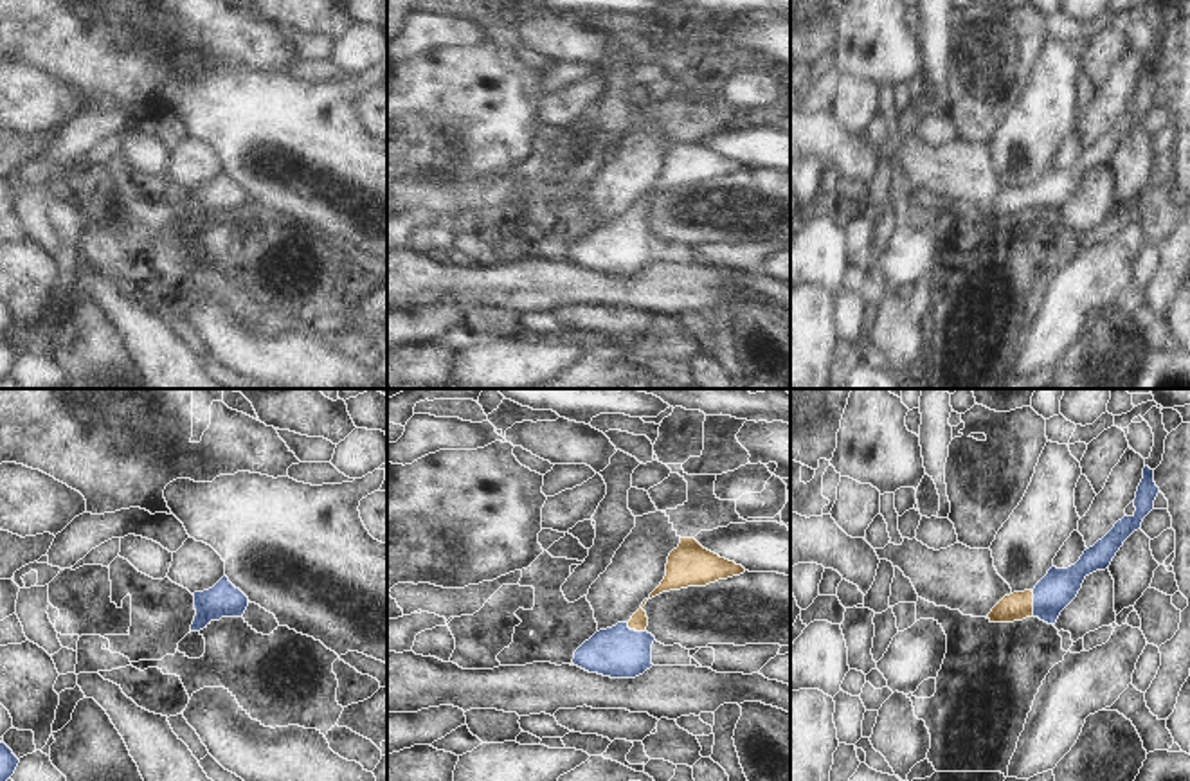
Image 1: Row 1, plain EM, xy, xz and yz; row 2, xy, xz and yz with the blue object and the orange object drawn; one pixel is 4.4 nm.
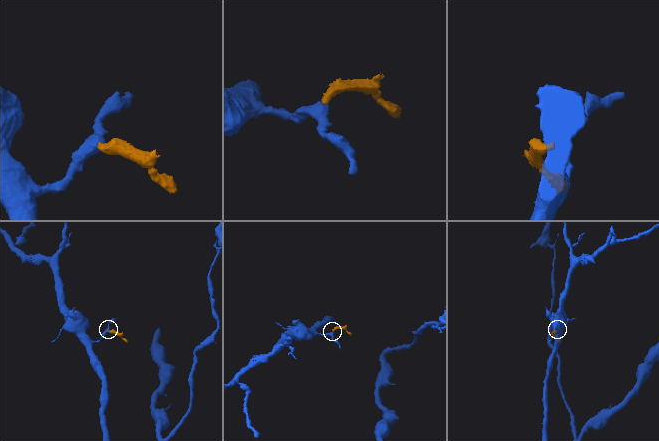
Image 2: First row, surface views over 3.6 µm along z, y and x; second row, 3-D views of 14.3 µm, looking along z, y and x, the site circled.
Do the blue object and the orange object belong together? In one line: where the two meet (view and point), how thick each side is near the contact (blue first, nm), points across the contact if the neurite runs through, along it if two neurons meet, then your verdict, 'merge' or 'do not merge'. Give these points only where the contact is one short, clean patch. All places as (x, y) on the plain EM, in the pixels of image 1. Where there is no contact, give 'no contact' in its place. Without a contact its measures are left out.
yz (1034, 200) | 170/130 nm | across yz (1059, 184), (1045, 198), (1034, 200), (1019, 202) | merge

